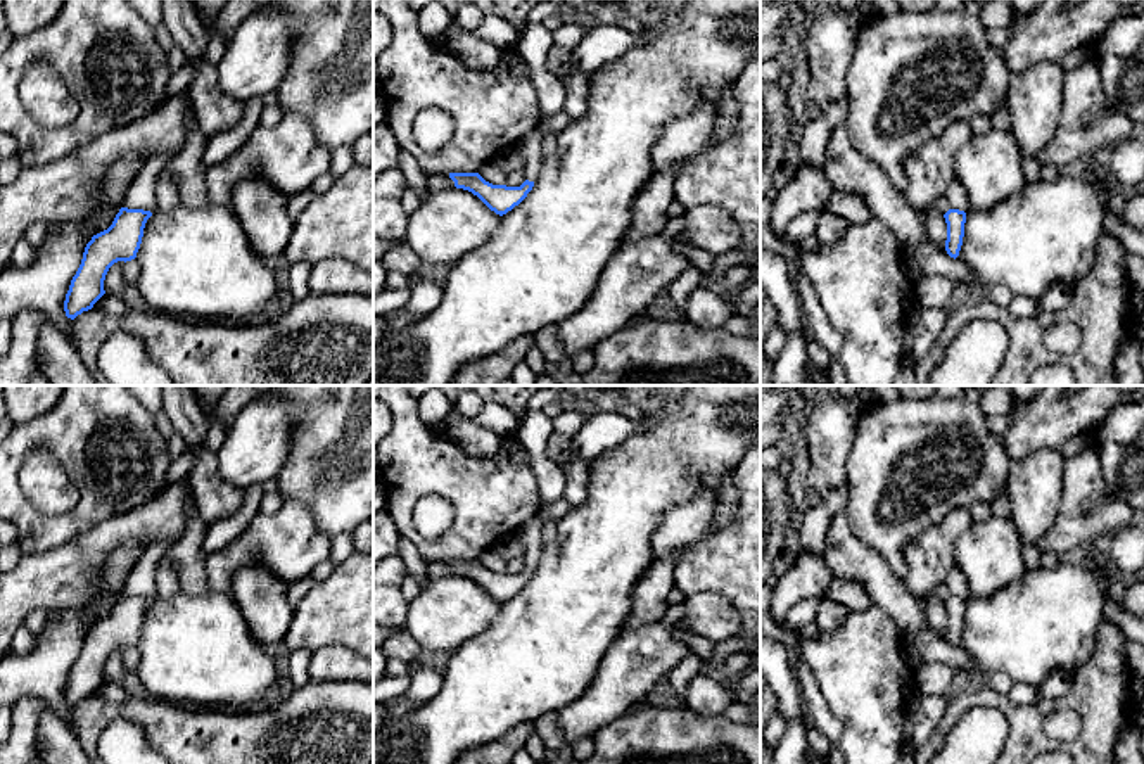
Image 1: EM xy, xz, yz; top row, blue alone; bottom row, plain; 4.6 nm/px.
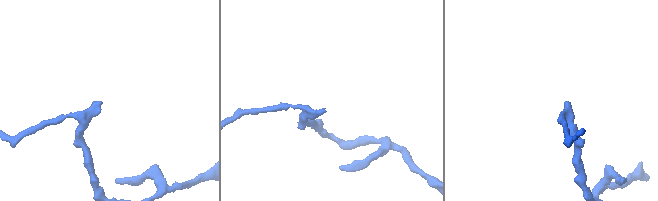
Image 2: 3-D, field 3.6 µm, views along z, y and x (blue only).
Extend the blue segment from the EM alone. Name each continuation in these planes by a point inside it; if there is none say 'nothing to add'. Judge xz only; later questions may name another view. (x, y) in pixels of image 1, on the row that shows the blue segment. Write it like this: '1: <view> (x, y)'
1: xz (529, 147)

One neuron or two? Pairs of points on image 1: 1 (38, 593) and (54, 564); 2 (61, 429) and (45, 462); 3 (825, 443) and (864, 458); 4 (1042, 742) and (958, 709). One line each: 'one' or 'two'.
1: one
2: two
3: two
4: one

